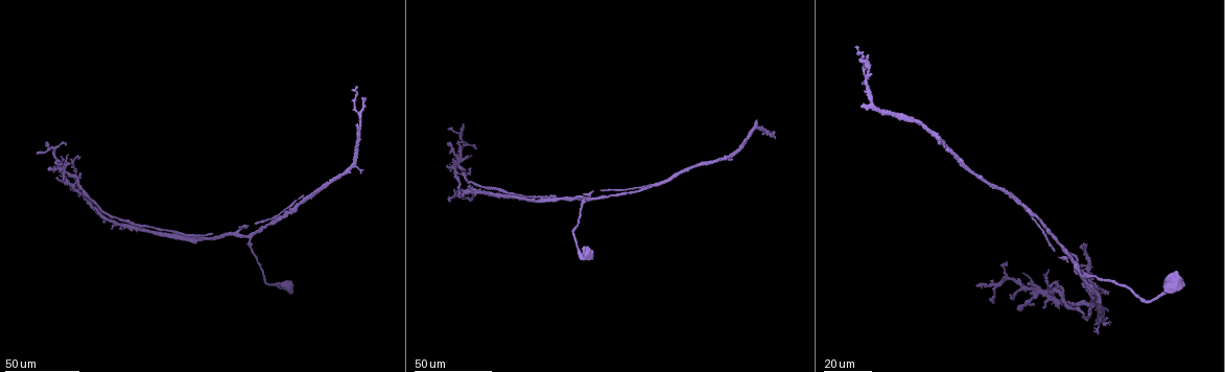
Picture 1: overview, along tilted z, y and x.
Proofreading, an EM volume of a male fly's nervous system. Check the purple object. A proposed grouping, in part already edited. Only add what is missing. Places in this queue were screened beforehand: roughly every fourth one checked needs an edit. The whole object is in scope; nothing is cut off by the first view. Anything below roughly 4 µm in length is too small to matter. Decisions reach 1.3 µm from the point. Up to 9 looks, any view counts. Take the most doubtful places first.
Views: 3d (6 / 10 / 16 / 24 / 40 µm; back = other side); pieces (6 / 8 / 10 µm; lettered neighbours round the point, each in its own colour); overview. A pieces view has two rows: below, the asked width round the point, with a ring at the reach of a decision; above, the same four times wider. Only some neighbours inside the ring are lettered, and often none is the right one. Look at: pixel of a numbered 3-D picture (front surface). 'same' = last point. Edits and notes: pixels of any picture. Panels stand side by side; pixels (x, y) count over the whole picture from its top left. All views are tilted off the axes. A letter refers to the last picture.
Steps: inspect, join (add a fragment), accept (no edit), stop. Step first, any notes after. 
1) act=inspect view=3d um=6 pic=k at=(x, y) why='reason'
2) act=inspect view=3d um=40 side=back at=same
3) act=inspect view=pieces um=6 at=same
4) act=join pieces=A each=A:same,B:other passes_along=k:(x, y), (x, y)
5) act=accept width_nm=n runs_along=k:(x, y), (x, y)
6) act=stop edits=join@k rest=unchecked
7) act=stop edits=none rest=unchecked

act=inspect view=3d um=24 pic=1 at=(240, 228)

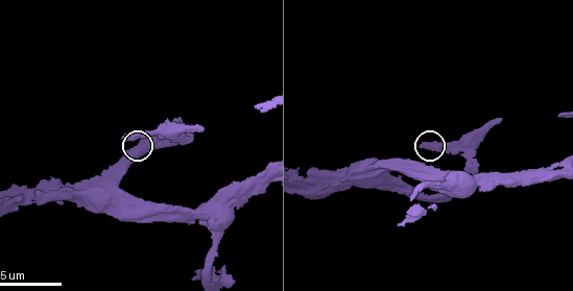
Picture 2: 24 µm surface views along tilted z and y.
act=inspect view=pieces um=6 pic=2 at=(125, 136)

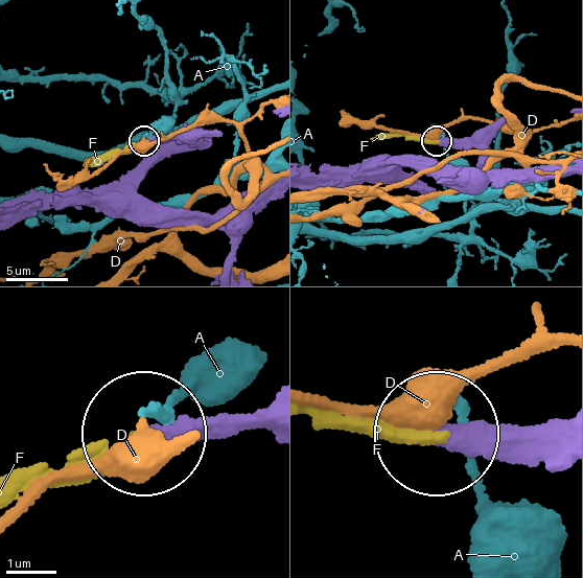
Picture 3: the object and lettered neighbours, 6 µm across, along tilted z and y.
act=join pieces=F width_nm=370 each=A:other,D:other,F:same passes_along=3:(466, 143), (442, 145), (399, 135), (372, 140) found='the neuron continues'

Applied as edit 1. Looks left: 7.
act=inspect view=overview

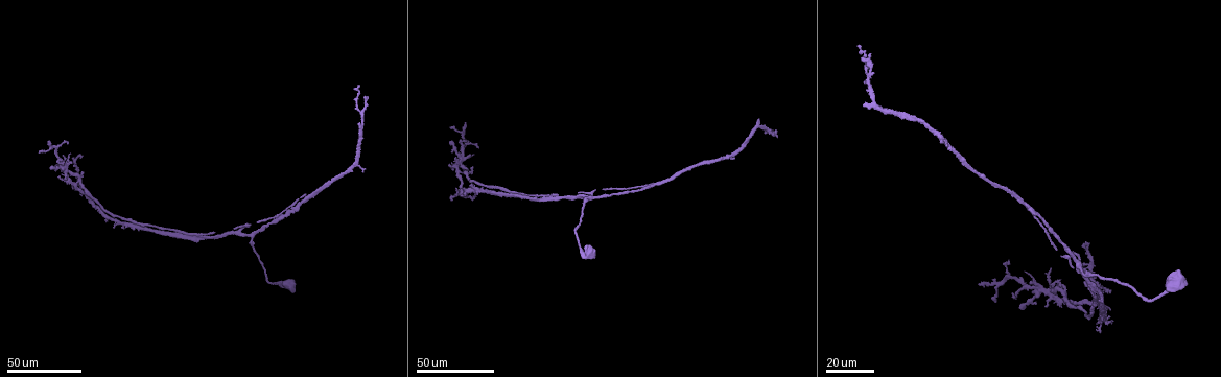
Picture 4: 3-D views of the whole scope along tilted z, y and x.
act=inspect view=3d um=40 pic=4 at=(1073, 266) why='branch stops here'

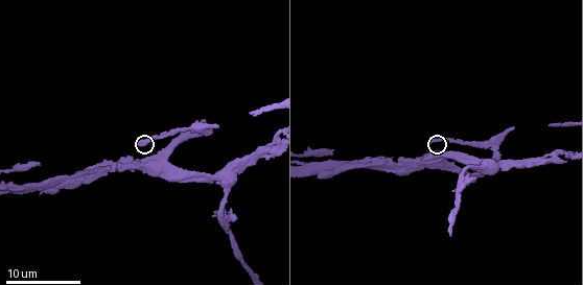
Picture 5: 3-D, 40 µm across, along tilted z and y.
act=inspect view=pieces um=8 pic=5 at=(136, 144)

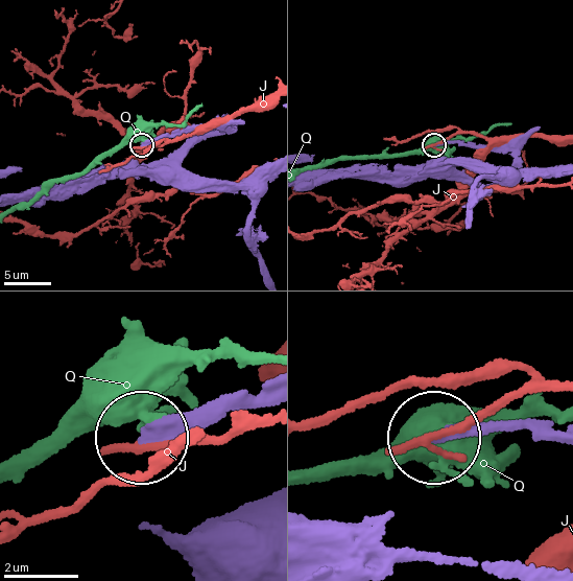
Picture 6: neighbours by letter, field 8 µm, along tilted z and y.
act=accept each=J:other,Q:other found='none of them fits'

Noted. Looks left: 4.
act=inspect view=3d um=40 pic=4 at=(297, 197)

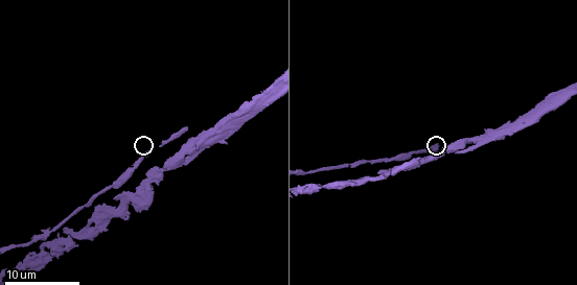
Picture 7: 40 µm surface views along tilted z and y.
act=inspect view=pieces um=6 pic=7 at=(150, 153)

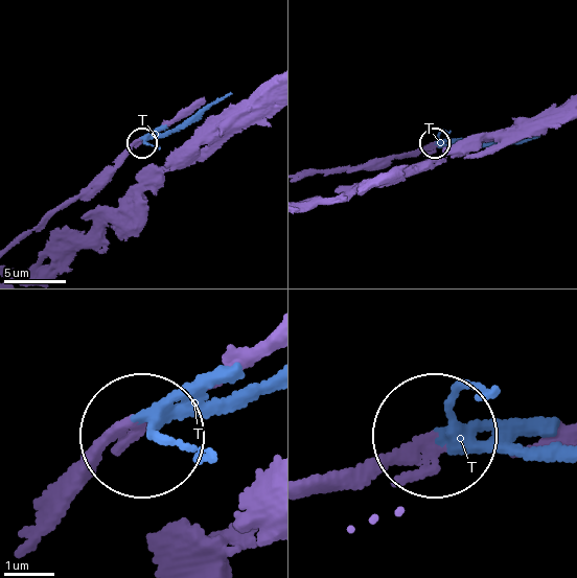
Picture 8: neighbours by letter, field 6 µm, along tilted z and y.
act=accept width_nm=250 each=T:other runs_along=8:(55, 528), (106, 440), (133, 424) found='none of them fits'

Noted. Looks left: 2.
act=inspect view=3d um=40 pic=4 at=(993, 278) why='an open end'

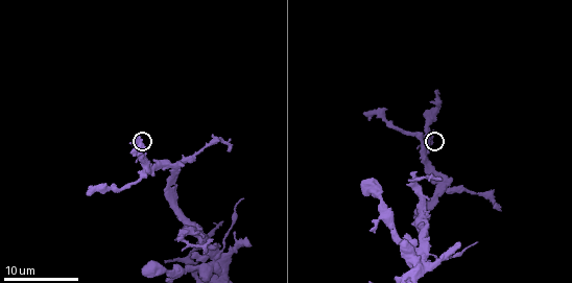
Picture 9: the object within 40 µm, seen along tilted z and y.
act=inspect view=pieces um=8 pic=9 at=(130, 144)

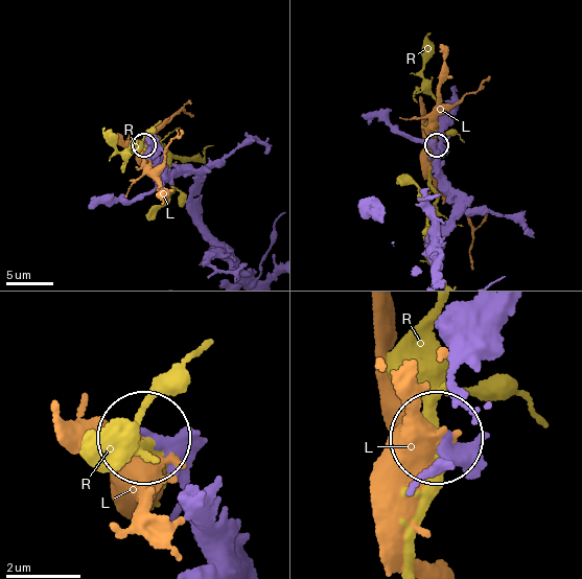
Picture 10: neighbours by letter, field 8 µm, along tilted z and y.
act=accept each=L:other,R:other runs_along=10:(237, 539), (147, 436) found='no lettered fragment goes on from it'

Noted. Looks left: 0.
act=stop edits=join@3 rest=unchecked

